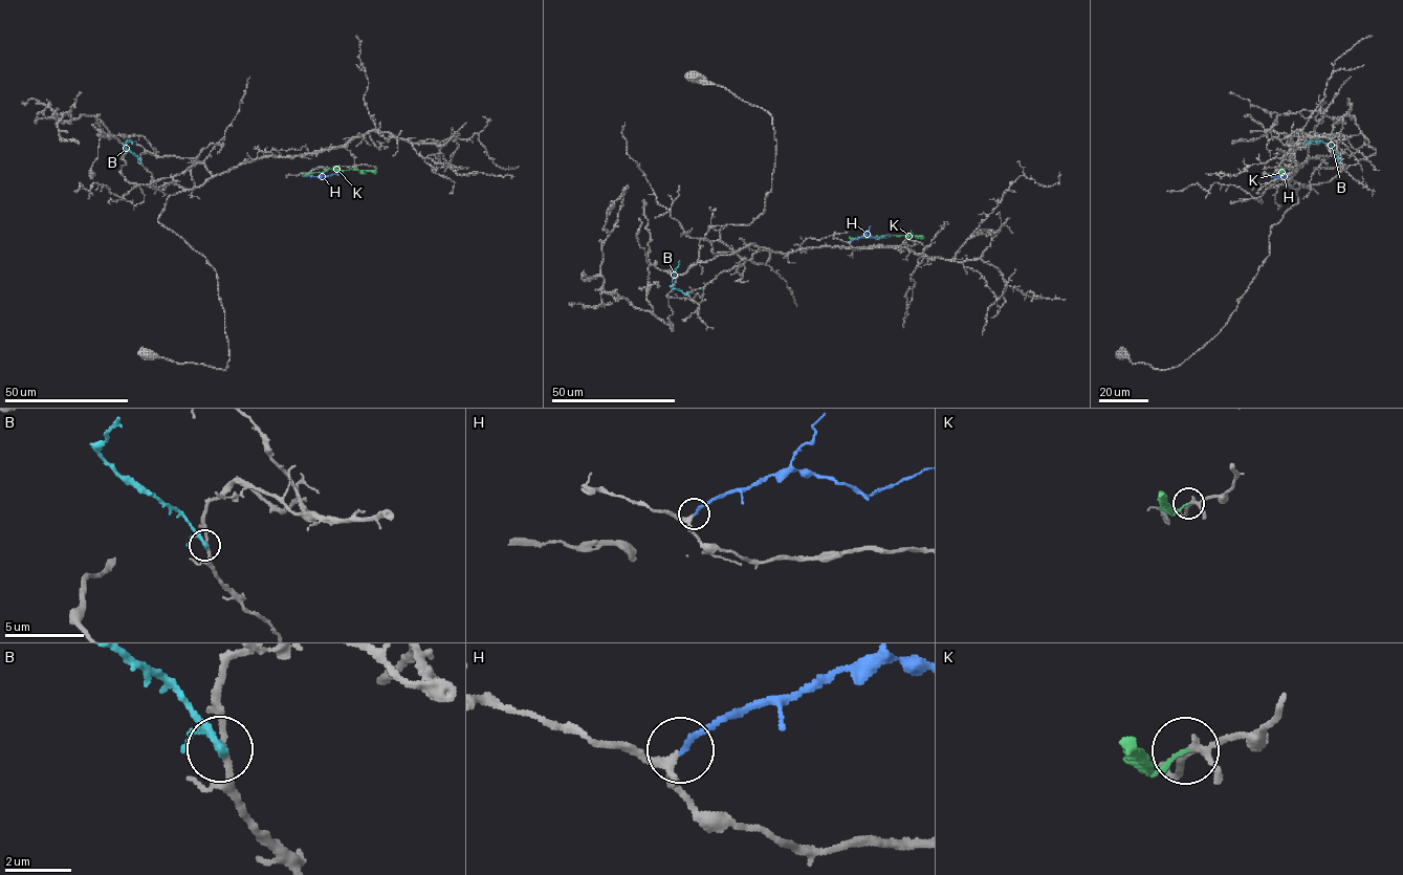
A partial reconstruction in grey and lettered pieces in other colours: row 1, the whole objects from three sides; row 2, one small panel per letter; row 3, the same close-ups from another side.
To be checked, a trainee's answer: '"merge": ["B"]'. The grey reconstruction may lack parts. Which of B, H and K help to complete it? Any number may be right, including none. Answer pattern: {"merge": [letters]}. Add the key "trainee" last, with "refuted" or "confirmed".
{"merge": ["H"], "trainee": "refuted"}

